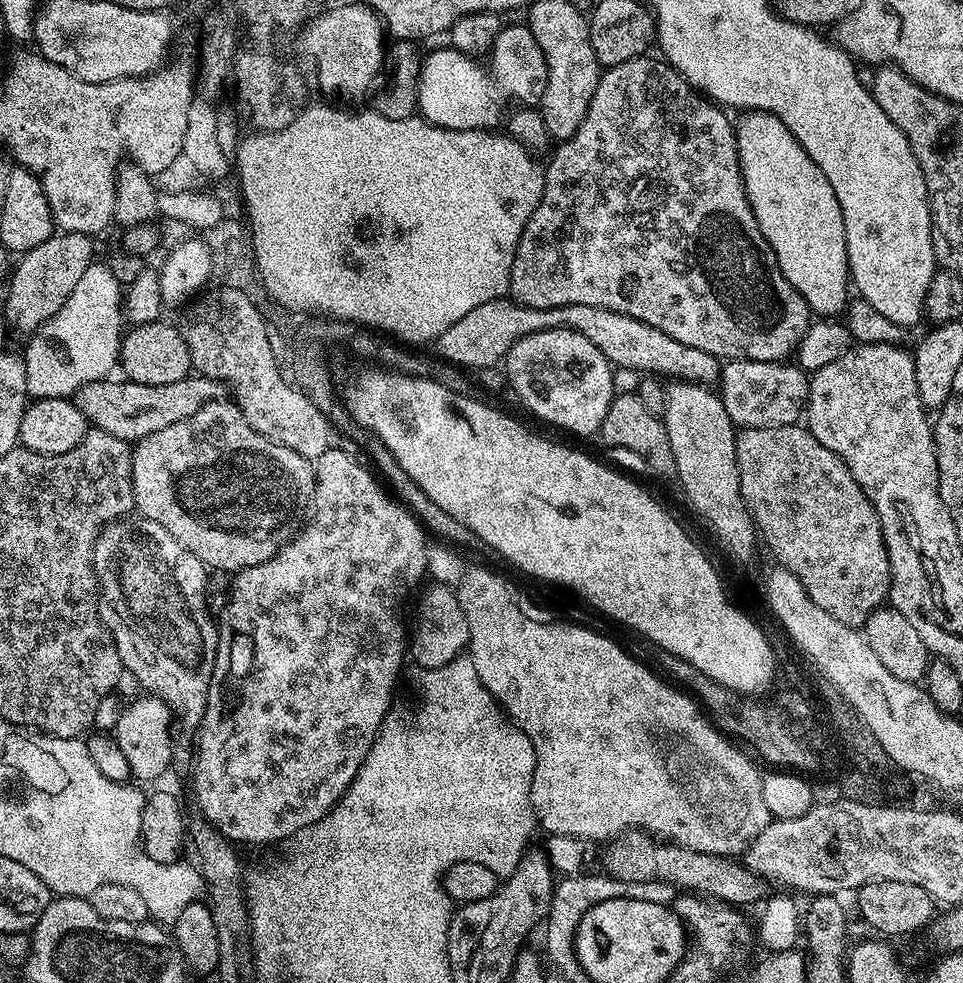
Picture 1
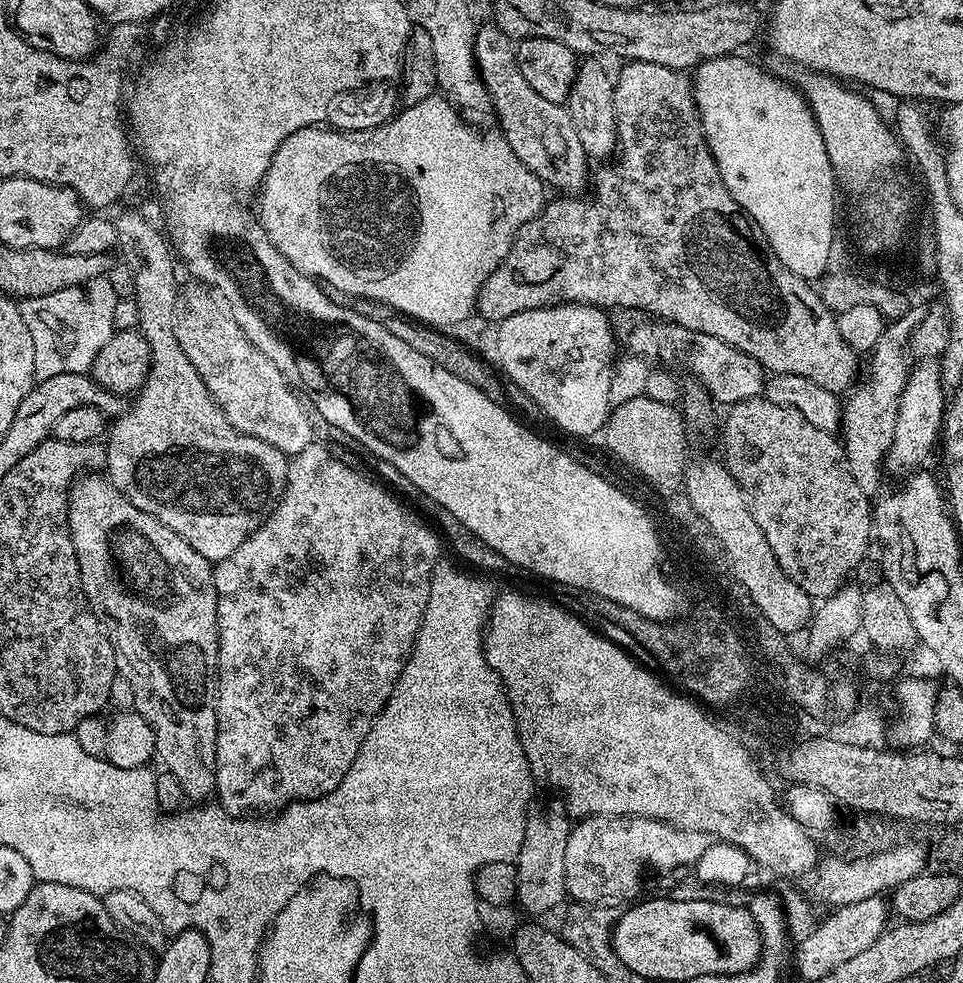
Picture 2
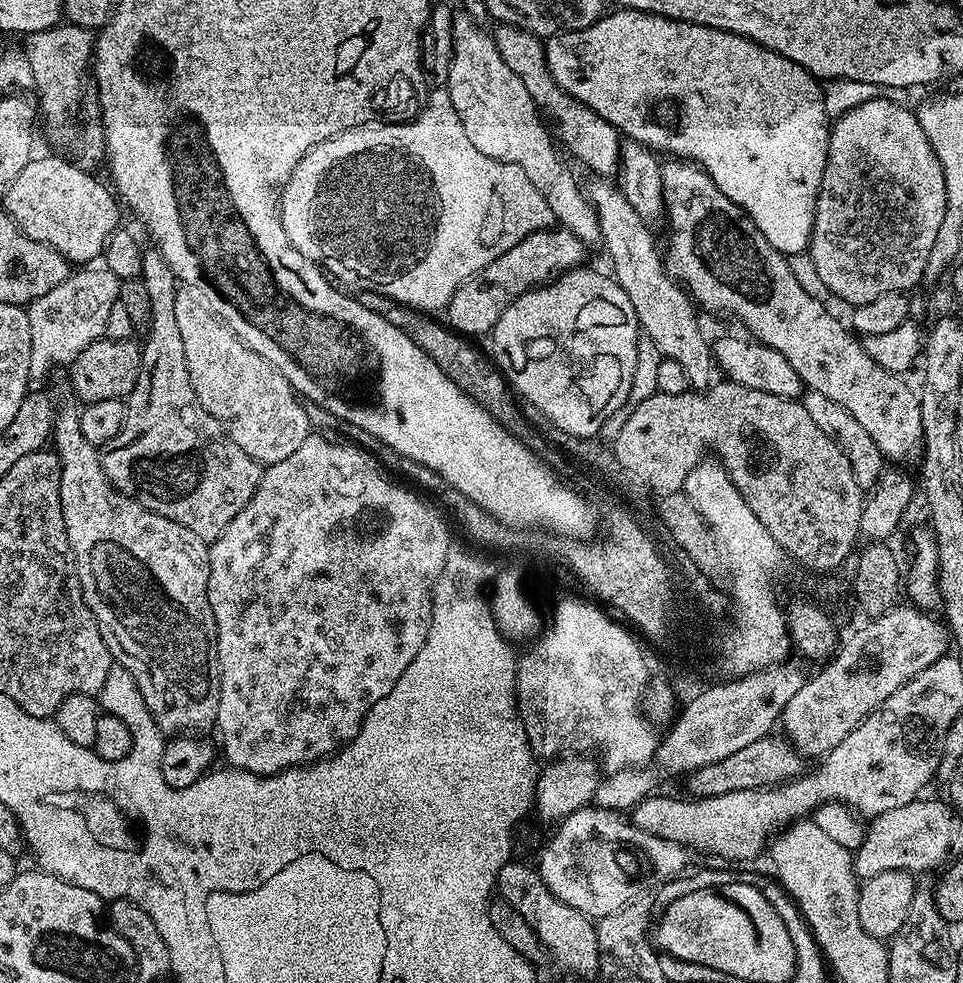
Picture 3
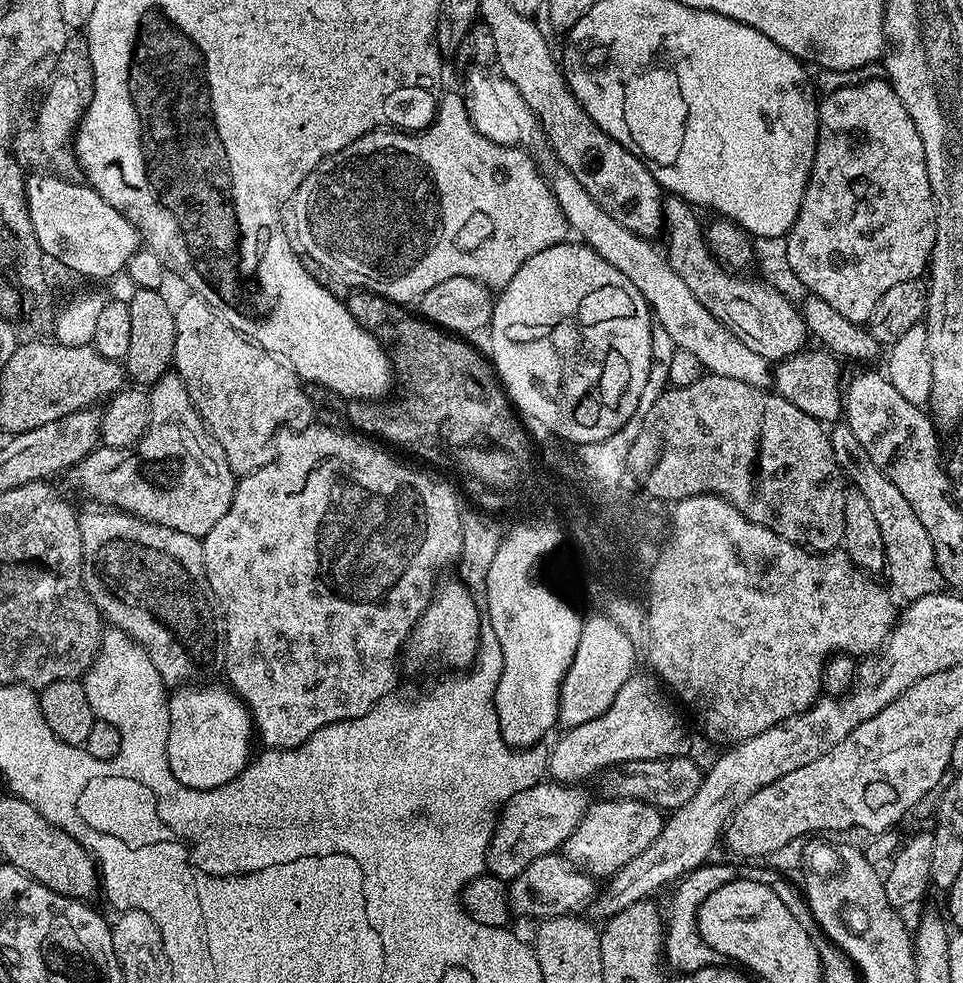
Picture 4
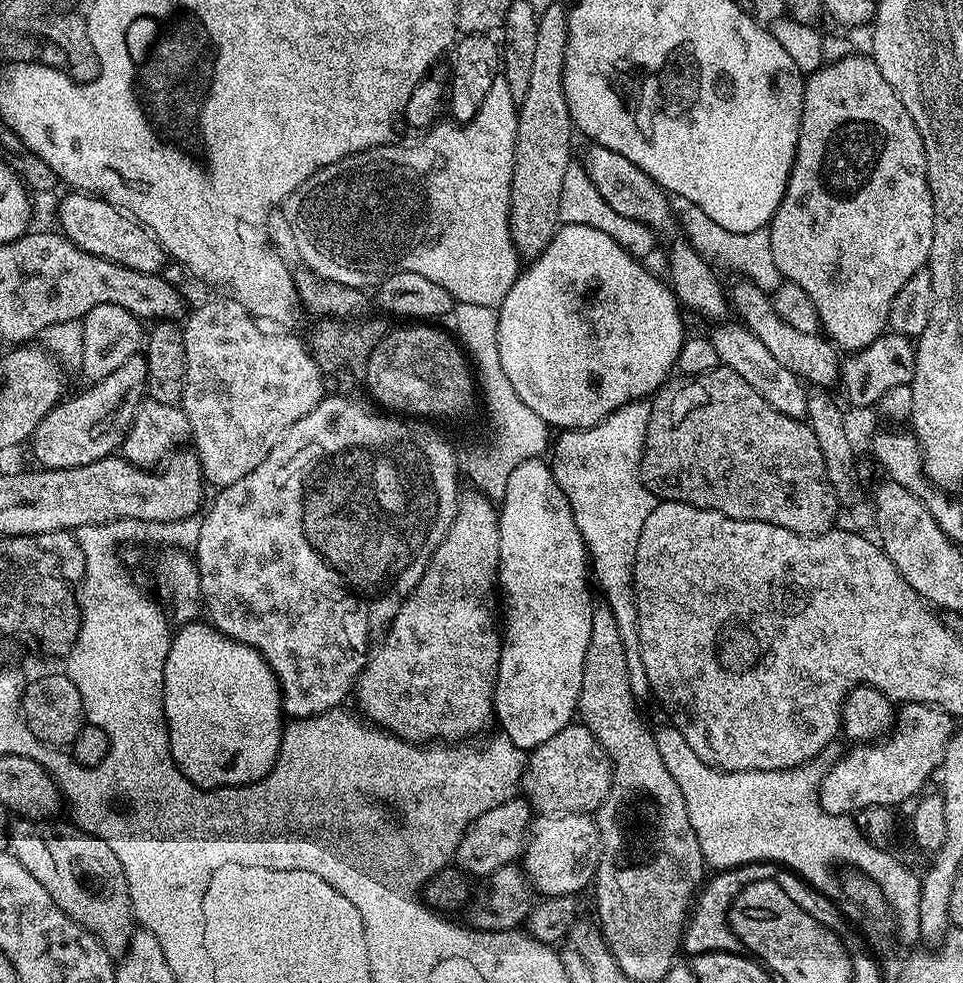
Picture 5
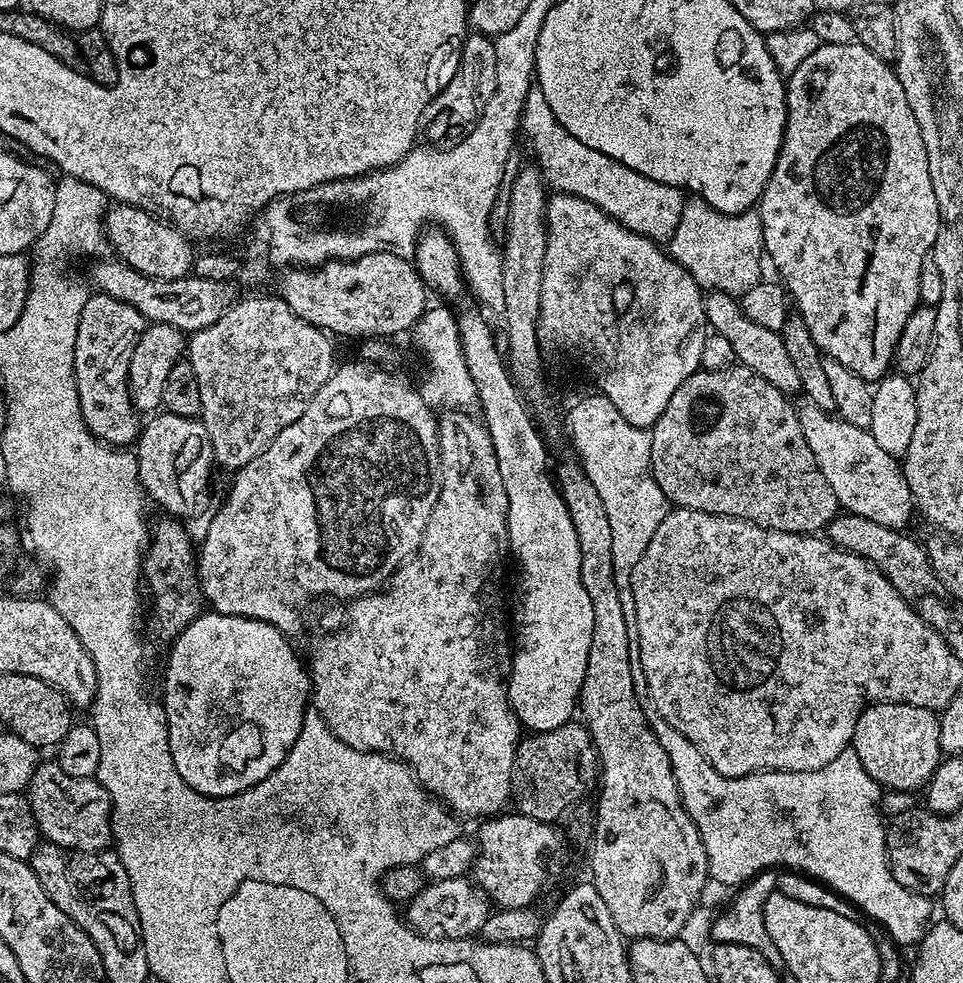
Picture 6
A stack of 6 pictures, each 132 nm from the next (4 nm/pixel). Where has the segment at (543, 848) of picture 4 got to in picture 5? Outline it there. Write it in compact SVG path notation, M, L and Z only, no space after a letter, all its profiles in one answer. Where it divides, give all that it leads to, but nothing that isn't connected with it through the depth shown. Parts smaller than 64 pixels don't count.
M513 798L502 806L494 806L494 810L486 810L482 818L468 827L456 851L455 863L472 878L487 878L502 866L516 864L524 855L524 845L528 842L533 824L532 807L523 798Z

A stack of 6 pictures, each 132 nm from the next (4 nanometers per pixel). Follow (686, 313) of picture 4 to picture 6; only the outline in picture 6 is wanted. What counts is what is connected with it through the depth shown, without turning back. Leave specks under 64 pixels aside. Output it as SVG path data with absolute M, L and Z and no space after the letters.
M807 398L801 401L795 409L802 434L806 434L806 446L810 446L810 454L814 454L818 470L826 474L826 482L830 482L830 490L834 490L837 505L845 513L878 522L878 526L907 529L912 512L914 516L914 505L901 461L886 454L874 442L869 429L850 426L850 422L841 420L833 413L823 412Z

